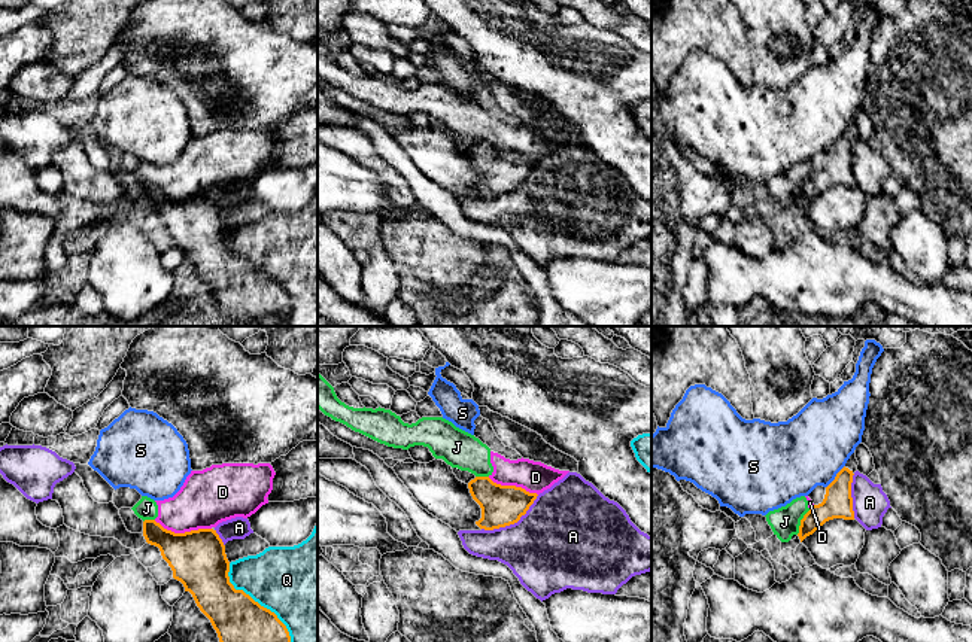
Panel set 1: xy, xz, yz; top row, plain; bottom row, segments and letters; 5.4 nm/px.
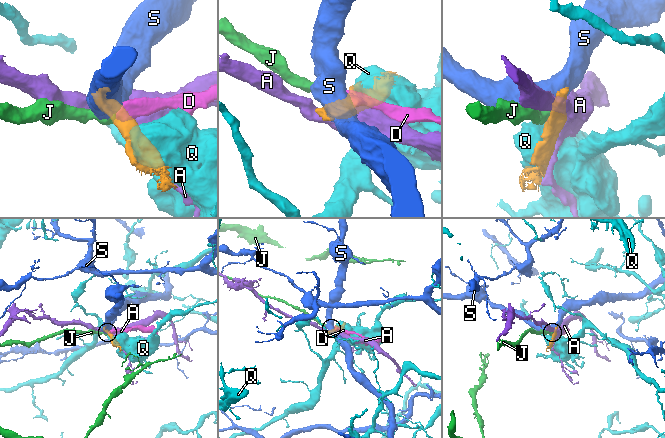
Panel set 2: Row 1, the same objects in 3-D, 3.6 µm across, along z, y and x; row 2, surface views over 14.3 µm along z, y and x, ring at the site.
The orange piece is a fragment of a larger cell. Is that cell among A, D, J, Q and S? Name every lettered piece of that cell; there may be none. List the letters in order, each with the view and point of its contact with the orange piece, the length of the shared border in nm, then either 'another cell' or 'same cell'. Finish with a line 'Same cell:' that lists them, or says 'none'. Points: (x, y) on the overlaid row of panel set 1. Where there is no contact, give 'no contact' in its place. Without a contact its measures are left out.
A: xz (512, 523) | 360 nm | another cell
D: xy (182, 534) | 320 nm | another cell
J: yz (801, 522) | 150 nm | another cell
Q: xy (257, 602) | 550 nm | another cell
S: yz (835, 477) | 160 nm | another cell
Same cell: none

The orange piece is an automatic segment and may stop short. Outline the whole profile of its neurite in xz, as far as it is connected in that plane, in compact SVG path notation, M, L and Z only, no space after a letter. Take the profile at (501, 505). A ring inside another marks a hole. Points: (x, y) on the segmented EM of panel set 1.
M476 477L468 489L482 508L482 518L476 524L485 530L517 523L538 496L522 487L496 484L489 477Z

